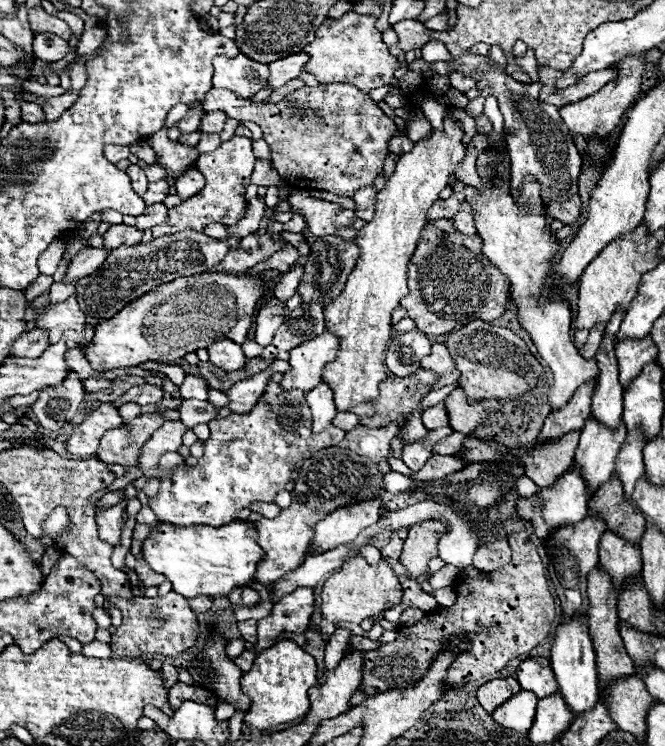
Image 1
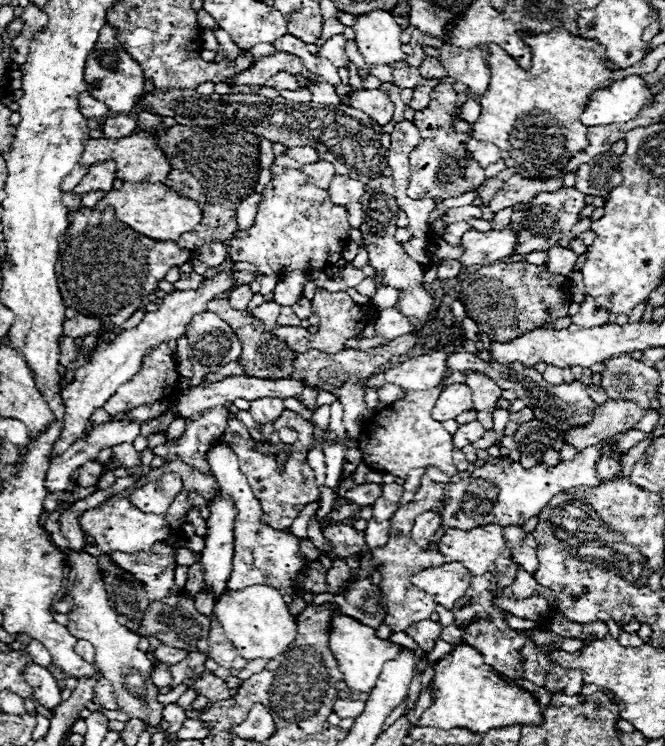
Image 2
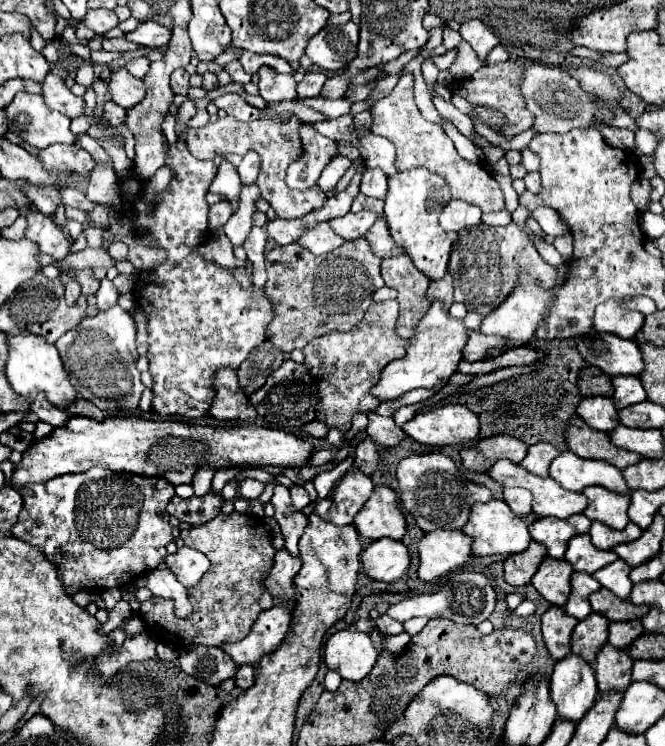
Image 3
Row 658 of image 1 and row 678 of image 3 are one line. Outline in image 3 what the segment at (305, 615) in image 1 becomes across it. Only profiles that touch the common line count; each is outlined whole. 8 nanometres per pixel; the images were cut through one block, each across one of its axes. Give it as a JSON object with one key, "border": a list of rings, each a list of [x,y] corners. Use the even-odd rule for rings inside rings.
{"border":[[[242,664],[238,668],[238,674],[236,674],[236,686],[240,686],[242,690],[250,688],[254,684],[254,666],[252,664]]]}

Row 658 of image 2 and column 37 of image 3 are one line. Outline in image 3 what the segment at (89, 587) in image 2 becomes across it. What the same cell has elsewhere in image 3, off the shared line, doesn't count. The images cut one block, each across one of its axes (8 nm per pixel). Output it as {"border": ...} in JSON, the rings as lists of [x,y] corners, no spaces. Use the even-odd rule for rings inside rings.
{"border":[[[18,92],[6,108],[8,130],[18,134],[26,144],[42,150],[50,144],[74,144],[76,136],[70,130],[70,118],[48,110],[40,94]]]}

